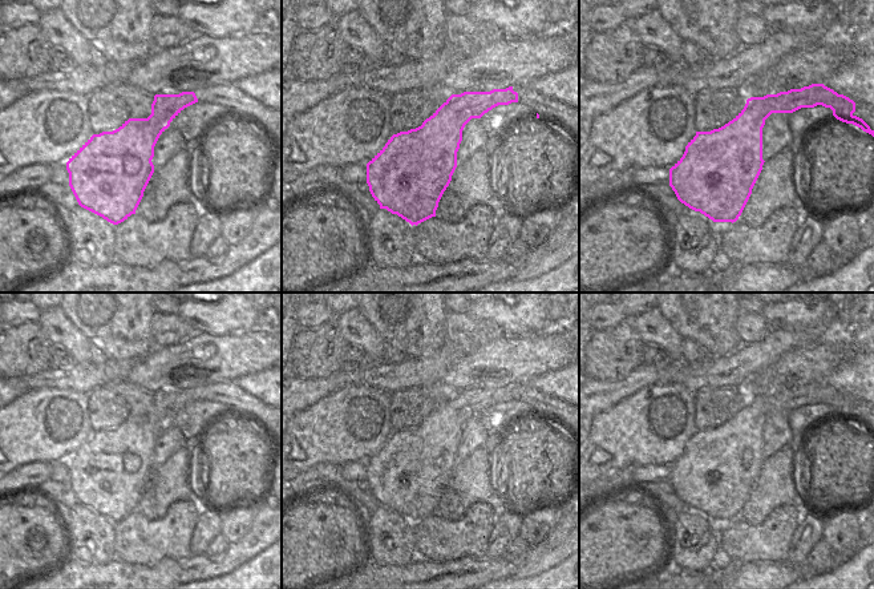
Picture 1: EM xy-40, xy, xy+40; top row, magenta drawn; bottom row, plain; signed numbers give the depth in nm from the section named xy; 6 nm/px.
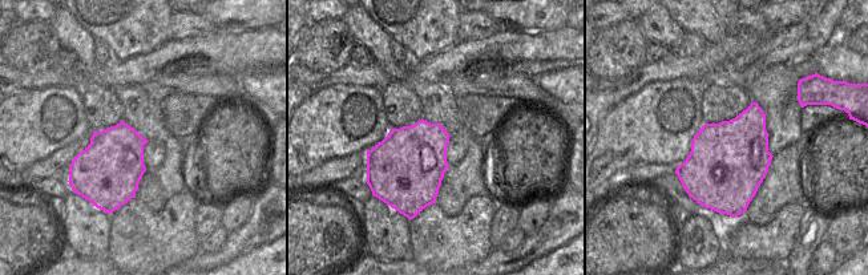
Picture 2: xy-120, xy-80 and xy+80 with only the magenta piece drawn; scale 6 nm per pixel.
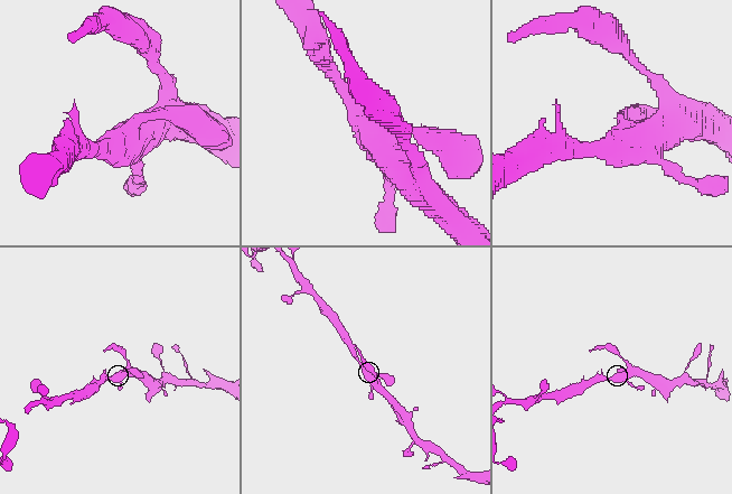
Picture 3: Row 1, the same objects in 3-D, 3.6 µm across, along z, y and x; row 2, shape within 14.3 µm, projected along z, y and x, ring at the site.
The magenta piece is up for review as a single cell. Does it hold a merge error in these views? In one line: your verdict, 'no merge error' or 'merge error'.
no merge error

